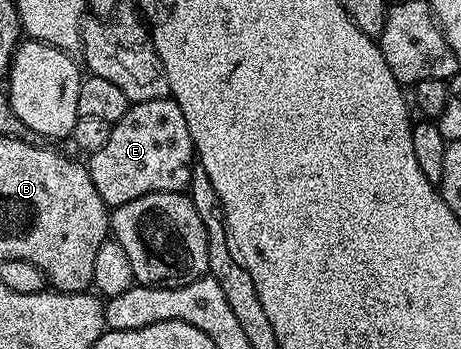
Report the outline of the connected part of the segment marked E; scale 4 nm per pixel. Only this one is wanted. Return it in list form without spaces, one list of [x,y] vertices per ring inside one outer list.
[[[171,98],[133,103],[127,114],[112,125],[110,138],[106,138],[106,146],[87,157],[86,167],[98,194],[109,209],[122,206],[134,198],[142,198],[151,192],[184,192],[192,182],[194,145],[182,110]]]

